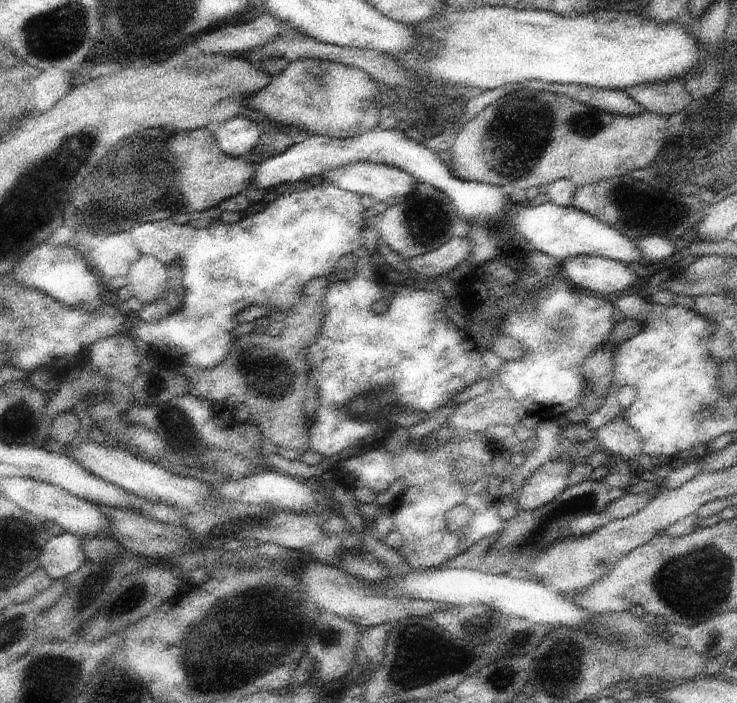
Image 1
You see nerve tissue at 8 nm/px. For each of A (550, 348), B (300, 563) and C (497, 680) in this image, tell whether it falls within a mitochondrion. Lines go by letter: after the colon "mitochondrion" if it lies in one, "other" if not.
A: mitochondrion
B: other
C: mitochondrion

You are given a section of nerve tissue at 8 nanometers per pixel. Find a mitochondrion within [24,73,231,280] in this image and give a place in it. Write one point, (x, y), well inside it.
(135, 160)

